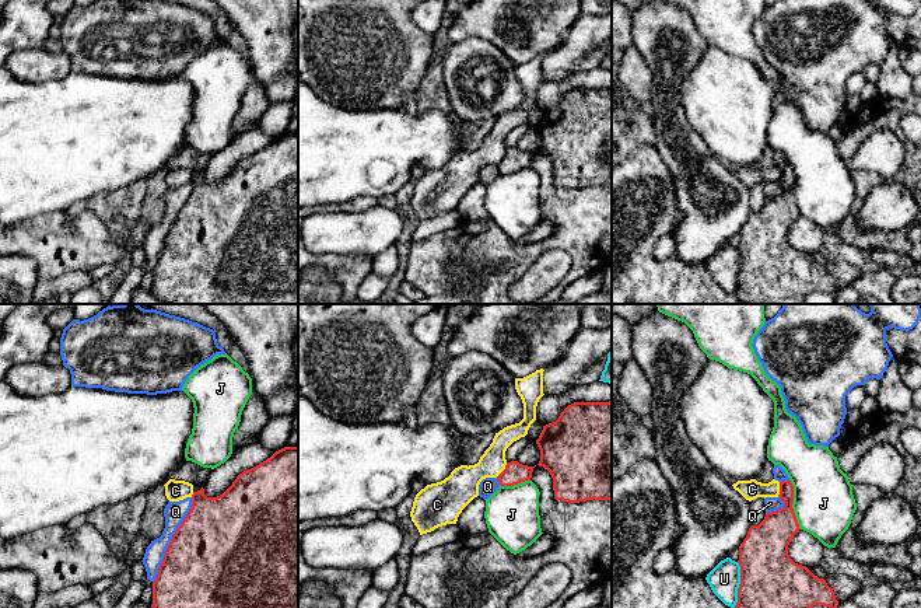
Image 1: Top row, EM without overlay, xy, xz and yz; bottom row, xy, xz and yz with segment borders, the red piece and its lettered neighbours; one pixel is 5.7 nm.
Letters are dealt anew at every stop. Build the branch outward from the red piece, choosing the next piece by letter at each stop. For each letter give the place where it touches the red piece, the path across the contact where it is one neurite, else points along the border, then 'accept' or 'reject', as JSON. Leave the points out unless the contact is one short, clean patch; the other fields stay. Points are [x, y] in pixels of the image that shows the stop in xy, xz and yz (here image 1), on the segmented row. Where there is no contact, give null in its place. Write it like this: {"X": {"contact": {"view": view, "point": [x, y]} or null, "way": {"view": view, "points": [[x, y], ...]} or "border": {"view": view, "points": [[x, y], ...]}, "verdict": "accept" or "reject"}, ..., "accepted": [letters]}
{"C": {"contact": {"view": "xz", "point": [504, 470]}, "border": {"view": "xz", "points": [[507, 463], [496, 477]]}, "verdict": "reject"}, "J": {"contact": {"view": "xz", "point": [515, 484]}, "border": {"view": "xz", "points": [[529, 479], [501, 486]]}, "verdict": "reject"}, "Q": {"contact": {"view": "xy", "point": [171, 540]}, "verdict": "reject"}, "U": {"contact": {"view": "yz", "point": [739, 584]}, "verdict": "reject"}, "accepted": []}

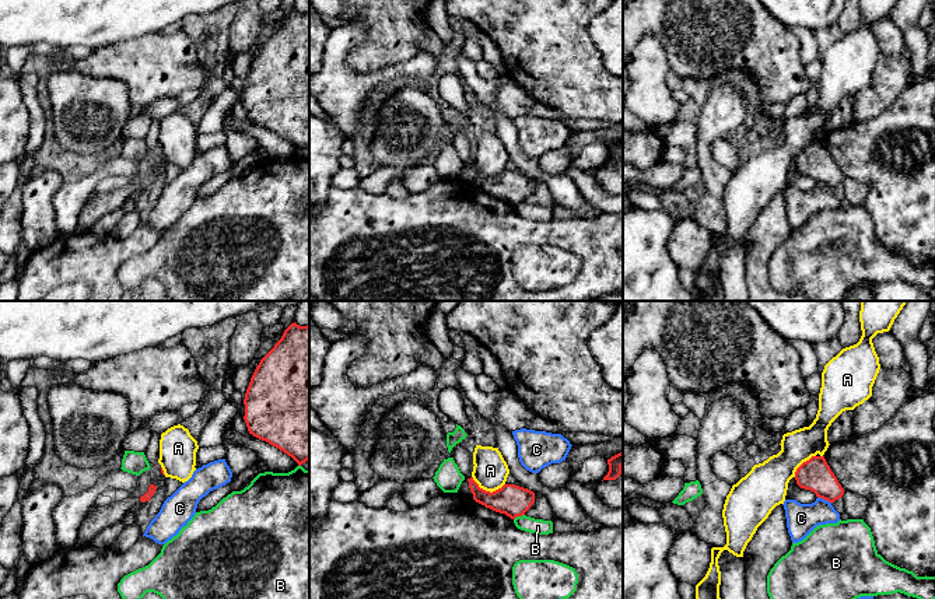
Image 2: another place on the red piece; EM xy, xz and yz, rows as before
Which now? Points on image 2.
{"A": {"contact": {"view": "xz", "point": [487, 491]}, "border": {"view": "xz", "points": [[472, 476], [480, 487], [490, 491], [504, 484]]}, "verdict": "reject"}, "B": {"contact": {"view": "xz", "point": [518, 515]}, "verdict": "reject"}, "C": {"contact": {"view": "yz", "point": [825, 498]}, "verdict": "reject"}, "accepted": []}

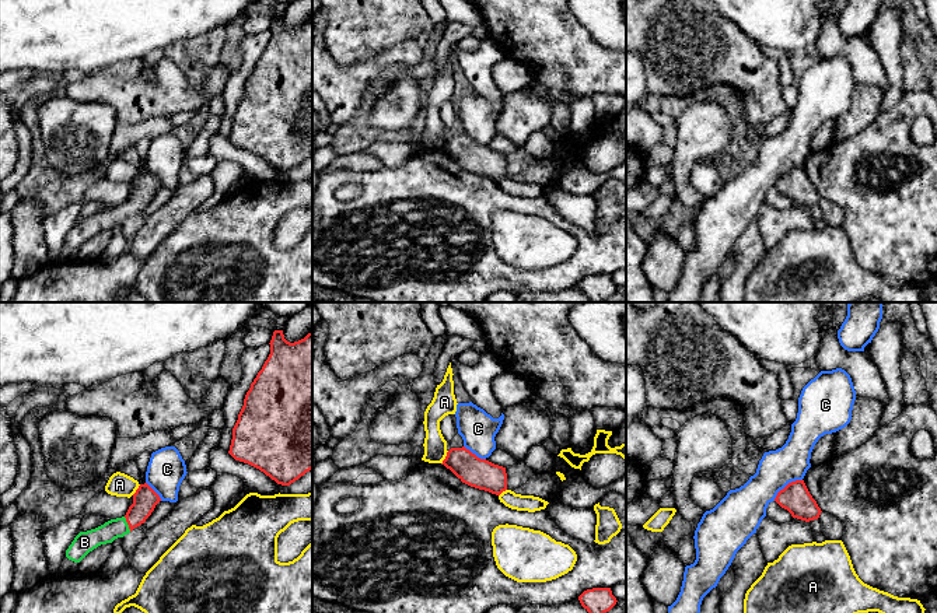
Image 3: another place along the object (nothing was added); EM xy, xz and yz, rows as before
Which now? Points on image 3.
{"A": {"contact": {"view": "xz", "point": [446, 458]}, "verdict": "reject"}, "B": {"contact": {"view": "xy", "point": [128, 524]}, "way": {"view": "xy", "points": [[144, 500], [142, 508], [128, 524], [112, 529]]}, "verdict": "accept"}, "C": {"contact": {"view": "yz", "point": [787, 484]}, "border": {"view": "yz", "points": [[801, 479], [789, 482], [773, 500]]}, "verdict": "reject"}, "accepted": ["B"]}

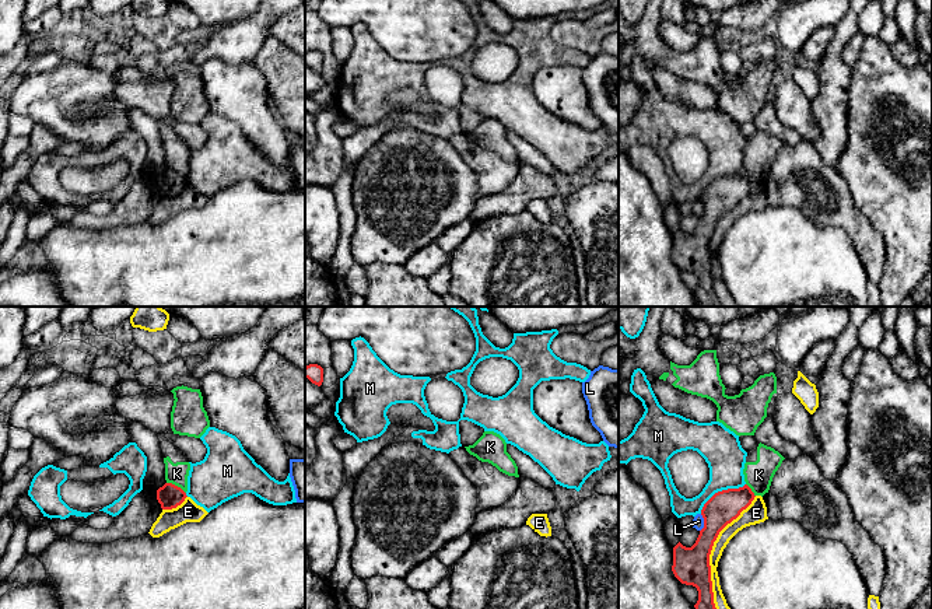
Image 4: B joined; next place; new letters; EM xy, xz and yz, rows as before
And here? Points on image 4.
{"E": {"contact": {"view": "yz", "point": [710, 552]}, "verdict": "reject"}, "K": {"contact": {"view": "xy", "point": [177, 486]}, "border": {"view": "xy", "points": [[167, 482], [178, 486], [185, 493]]}, "verdict": "reject"}, "L": {"contact": {"view": "yz", "point": [704, 522]}, "border": {"view": "yz", "points": [[701, 514], [703, 528], [700, 531]]}, "verdict": "reject"}, "M": {"contact": {"view": "yz", "point": [719, 492]}, "verdict": "reject"}, "accepted": []}

